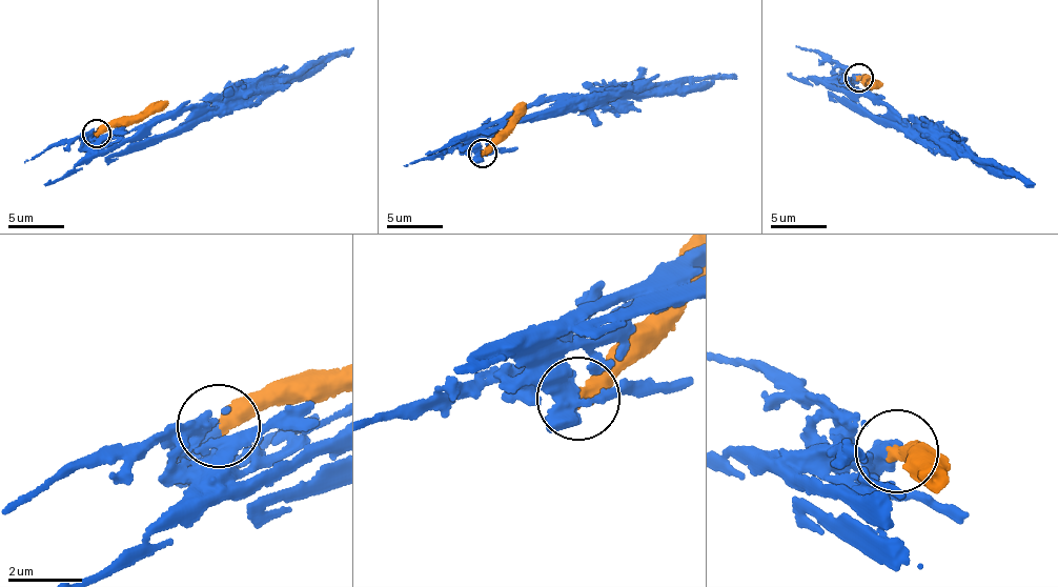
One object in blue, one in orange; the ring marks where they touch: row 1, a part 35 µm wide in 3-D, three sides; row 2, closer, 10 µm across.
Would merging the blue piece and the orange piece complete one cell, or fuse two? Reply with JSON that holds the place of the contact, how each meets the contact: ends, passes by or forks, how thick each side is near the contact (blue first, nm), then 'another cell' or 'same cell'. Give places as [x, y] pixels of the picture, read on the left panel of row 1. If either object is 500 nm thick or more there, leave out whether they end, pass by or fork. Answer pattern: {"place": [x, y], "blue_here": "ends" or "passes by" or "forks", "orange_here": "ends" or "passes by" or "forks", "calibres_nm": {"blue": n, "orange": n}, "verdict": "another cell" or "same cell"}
{"place": [96, 134], "blue_here": "ends", "orange_here": "ends", "calibres_nm": {"blue": 460, "orange": 440}, "verdict": "another cell"}

